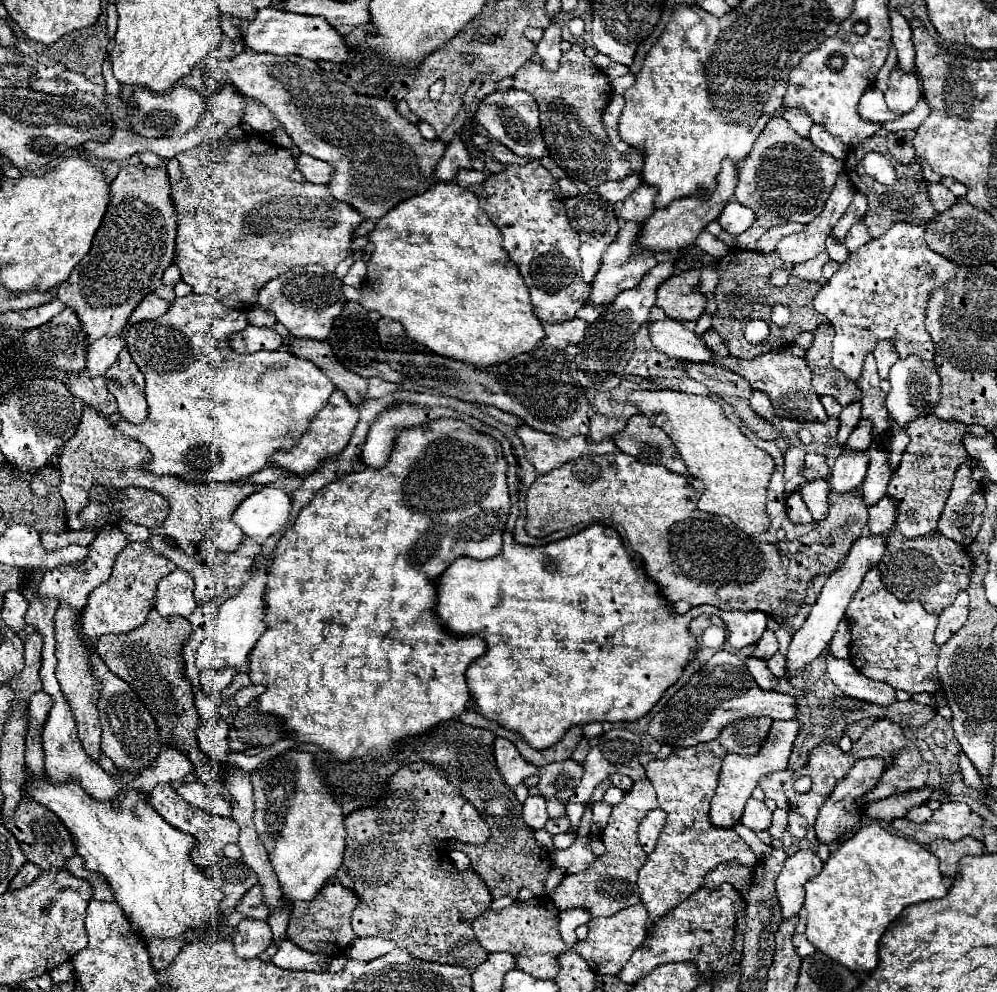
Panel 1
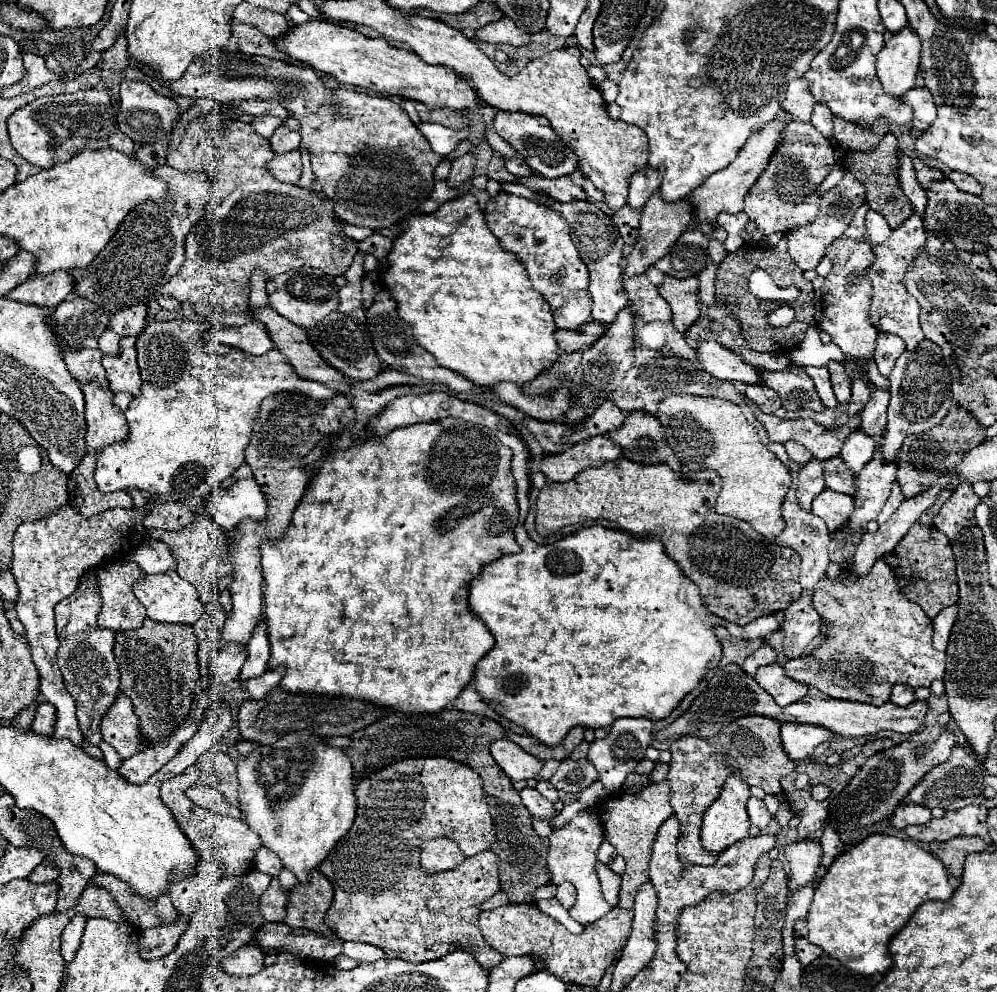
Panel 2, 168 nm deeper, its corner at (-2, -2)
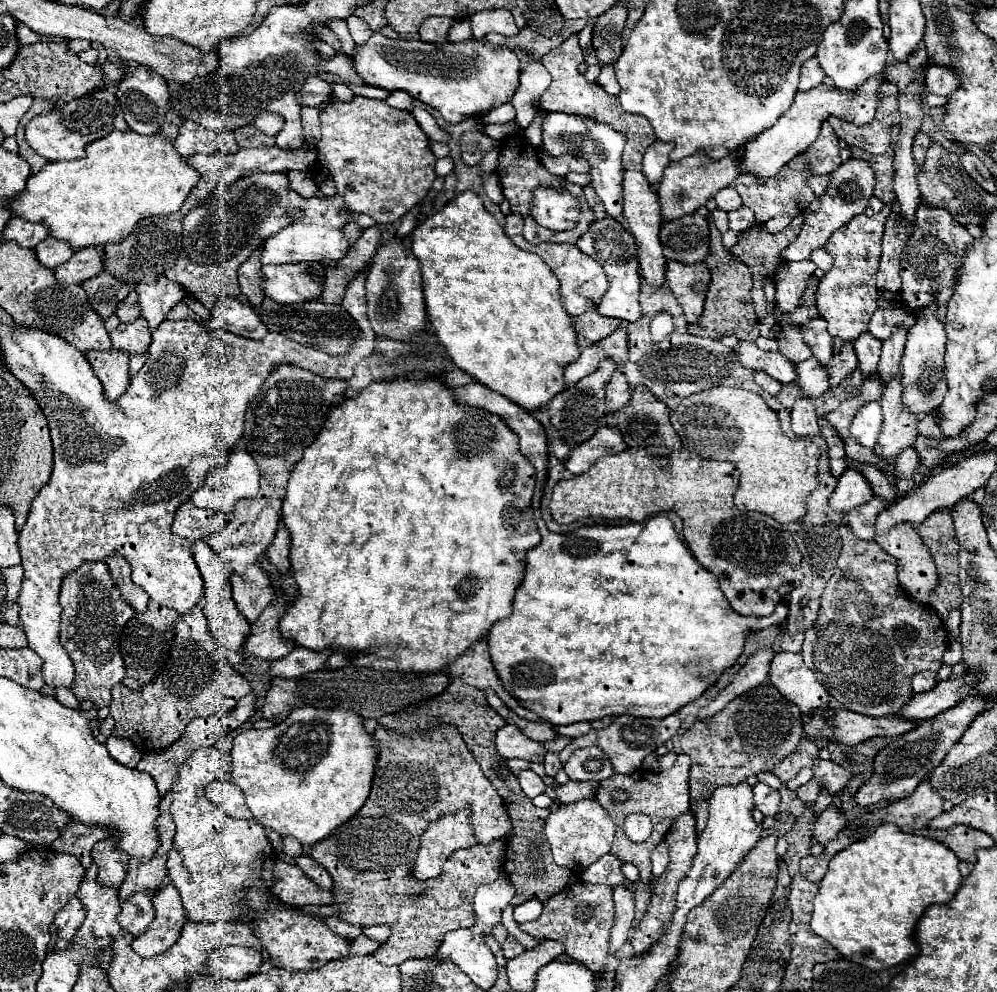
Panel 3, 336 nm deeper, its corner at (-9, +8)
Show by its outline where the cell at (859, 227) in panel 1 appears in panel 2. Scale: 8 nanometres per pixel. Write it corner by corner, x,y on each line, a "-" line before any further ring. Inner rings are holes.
869,210
865,216
865,228
867,228
867,240
873,244
883,244
889,240
891,236
891,228
885,224
883,216
879,216
877,212

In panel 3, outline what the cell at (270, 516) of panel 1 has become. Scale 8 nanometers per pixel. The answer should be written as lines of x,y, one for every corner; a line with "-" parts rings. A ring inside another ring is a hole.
230,446
230,450
226,450
224,462
220,466
214,466
214,470
210,470
210,474
206,474
204,486
200,486
190,496
190,502
194,502
198,508
210,508
210,510
230,514
238,500
254,498
258,494
258,480
260,480
260,472
258,472
254,458
242,446
236,446
234,450

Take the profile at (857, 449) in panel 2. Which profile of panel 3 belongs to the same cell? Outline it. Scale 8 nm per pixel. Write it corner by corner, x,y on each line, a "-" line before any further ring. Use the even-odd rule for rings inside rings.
874,400
874,402
866,402
866,406
862,406
858,414
854,414
850,432
856,438
856,442
860,442
866,448
872,448
878,440
880,426
882,426
882,408

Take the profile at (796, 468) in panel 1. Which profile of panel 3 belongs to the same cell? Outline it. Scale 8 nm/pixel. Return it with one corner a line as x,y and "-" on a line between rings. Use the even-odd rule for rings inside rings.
800,396
792,406
792,430
798,436
816,436
820,434
820,418
812,398

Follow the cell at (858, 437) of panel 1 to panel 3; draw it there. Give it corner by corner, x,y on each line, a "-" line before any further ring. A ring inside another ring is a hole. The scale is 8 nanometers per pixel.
896,326
892,336
882,342
878,376
884,384
890,382
894,378
894,374
900,370
900,358
902,358
902,350
904,350
904,344
906,344
906,332
908,330
904,326

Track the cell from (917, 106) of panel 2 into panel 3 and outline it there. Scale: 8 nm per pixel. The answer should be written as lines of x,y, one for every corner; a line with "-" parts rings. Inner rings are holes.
928,66
924,80
928,92
942,96
950,96
958,86
958,78
954,76
954,70
946,70
946,66

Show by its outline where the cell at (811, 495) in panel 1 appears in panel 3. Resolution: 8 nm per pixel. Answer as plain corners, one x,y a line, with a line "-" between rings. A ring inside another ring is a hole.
846,468
844,474
838,478
838,486
834,494
830,496
830,506
836,512
850,512
852,508
866,504
874,492
870,490
870,484
866,482
864,474
854,468

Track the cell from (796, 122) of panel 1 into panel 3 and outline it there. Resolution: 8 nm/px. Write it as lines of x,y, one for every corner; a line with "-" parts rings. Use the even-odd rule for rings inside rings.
810,58
802,64
802,72
800,72
800,84
798,84
798,90
806,92
806,90
812,90
816,86
820,86
824,80
824,70
818,66
818,60
816,58

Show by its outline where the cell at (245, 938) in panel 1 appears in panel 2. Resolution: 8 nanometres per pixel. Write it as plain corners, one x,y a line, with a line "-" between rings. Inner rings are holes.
245,944
237,948
223,960
223,970
235,976
251,976
263,968
265,952
255,944

